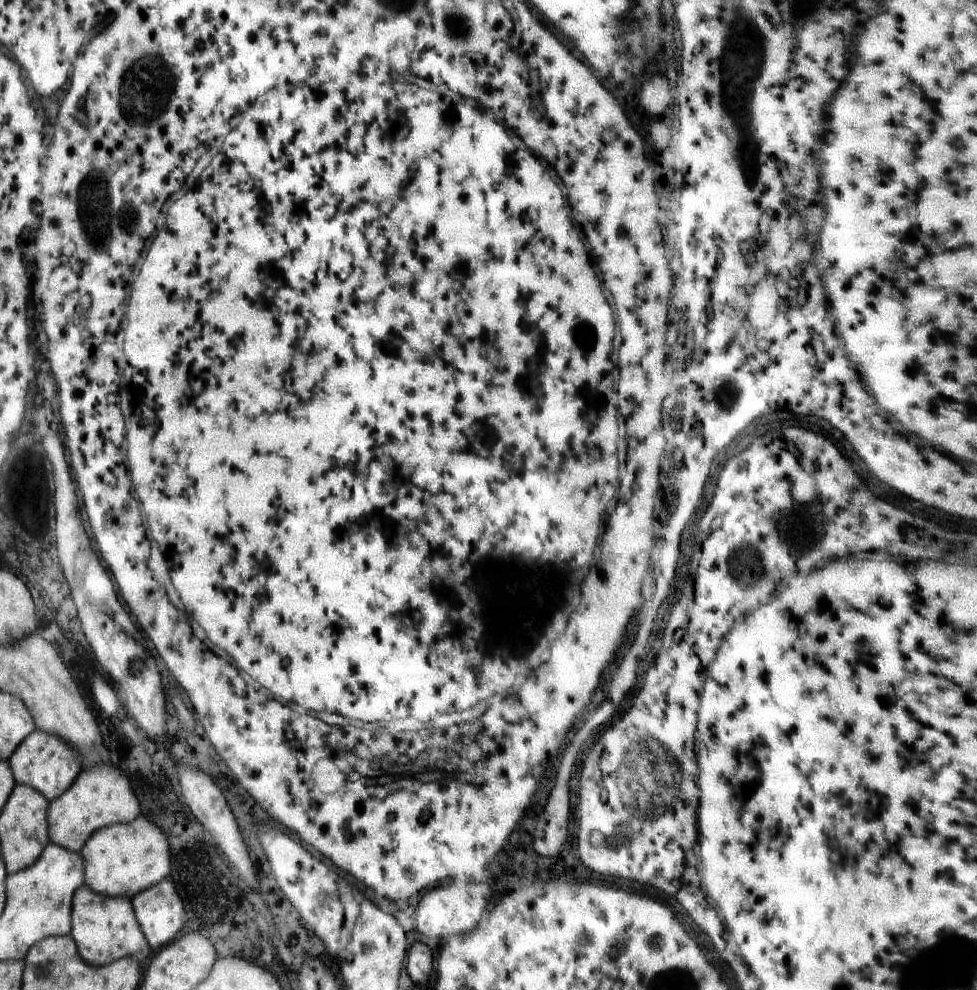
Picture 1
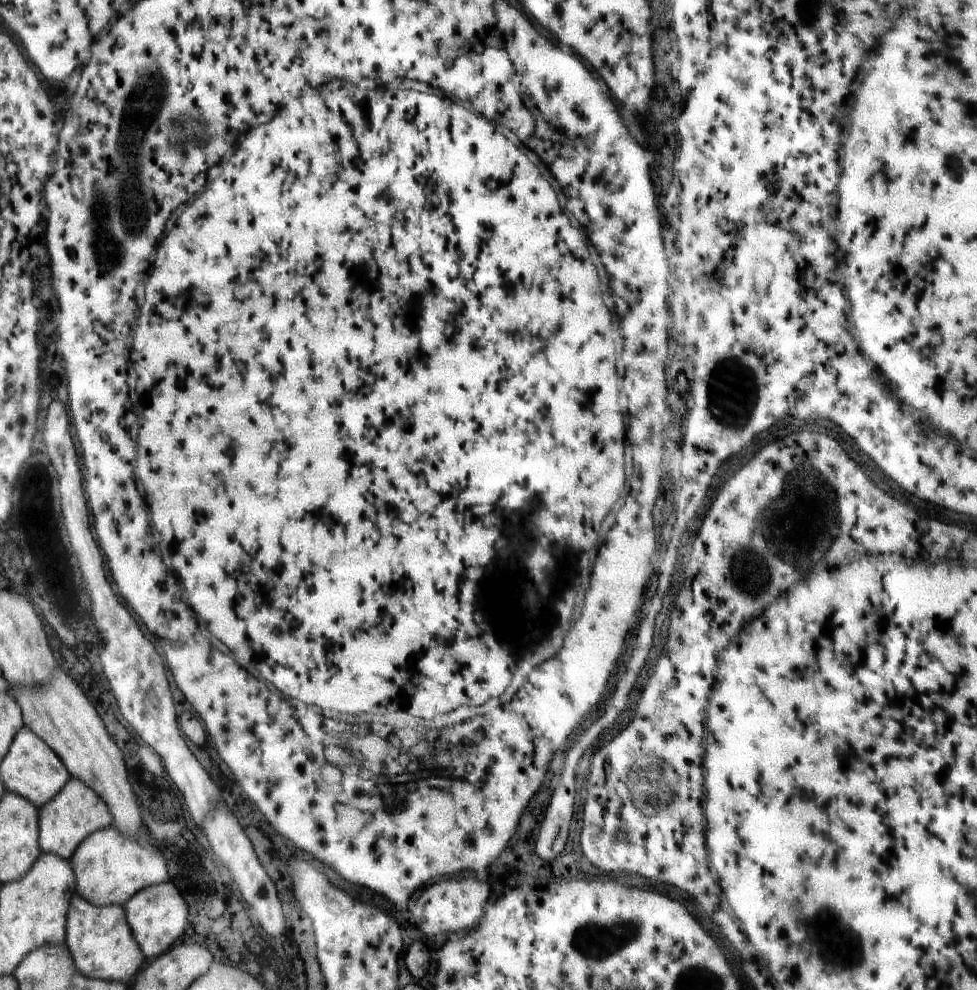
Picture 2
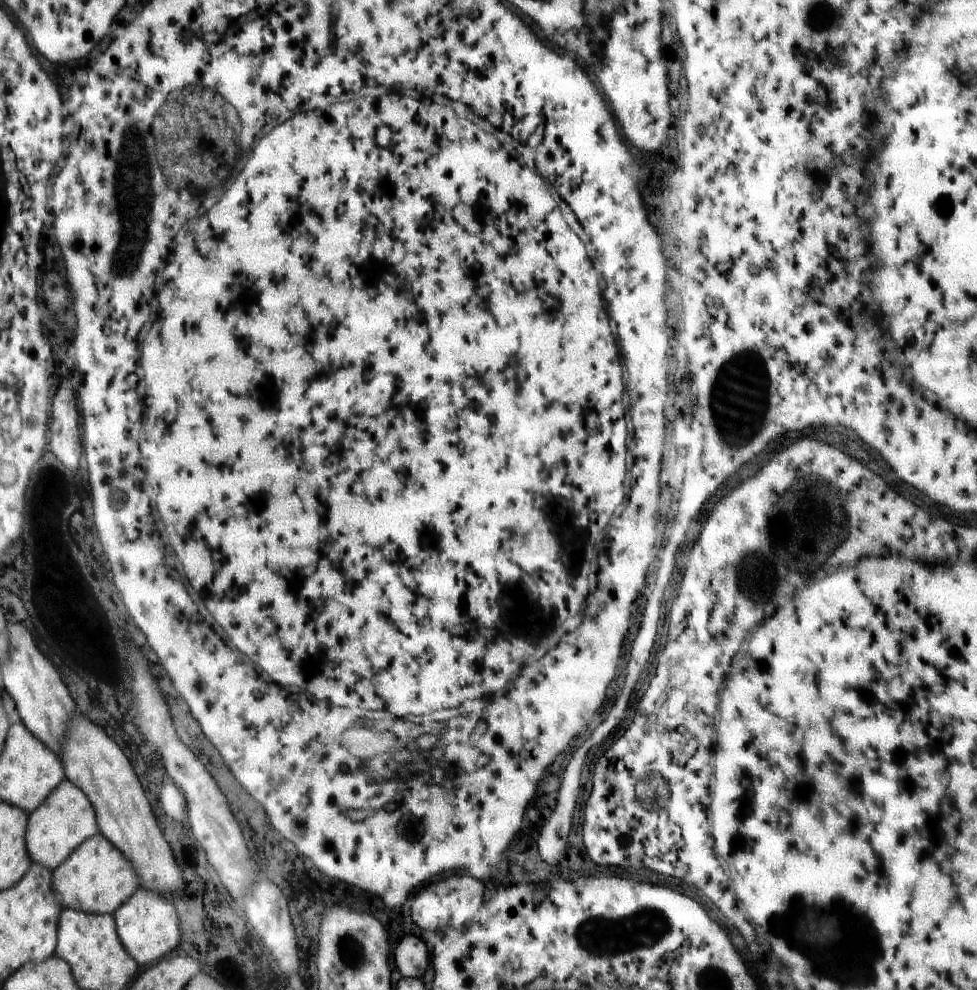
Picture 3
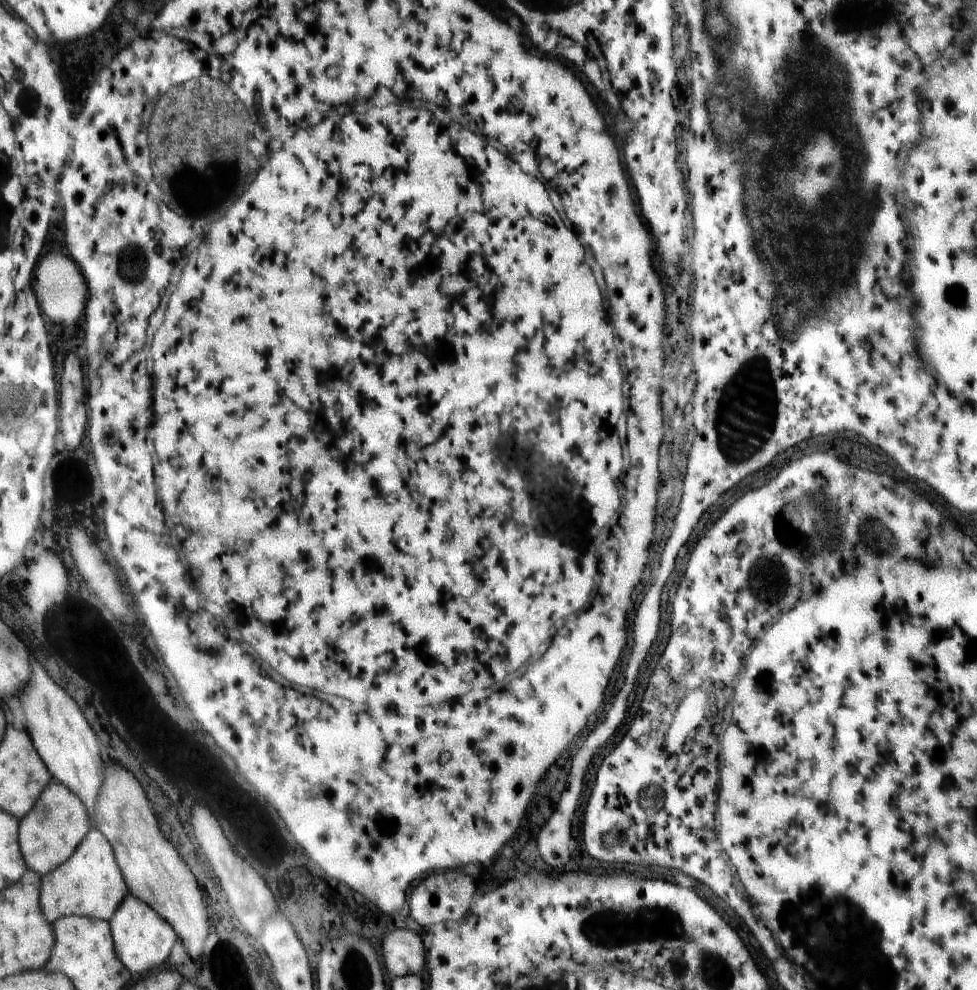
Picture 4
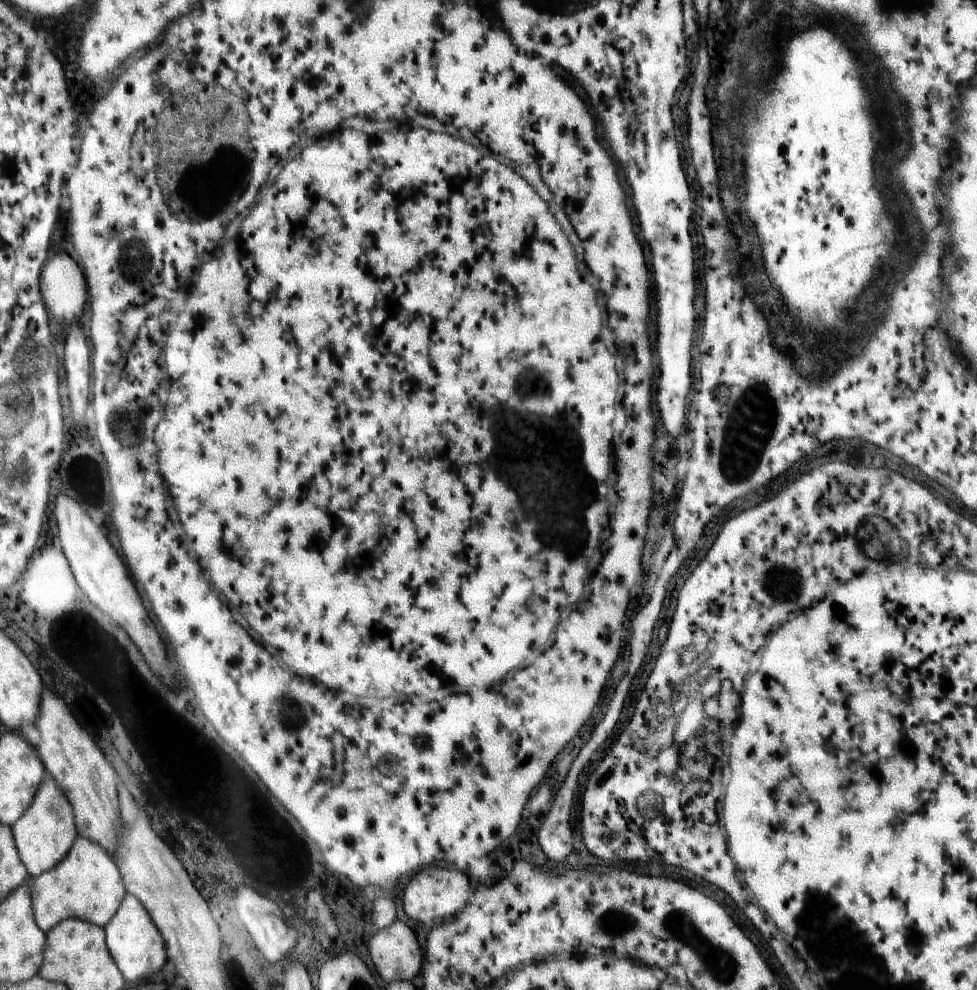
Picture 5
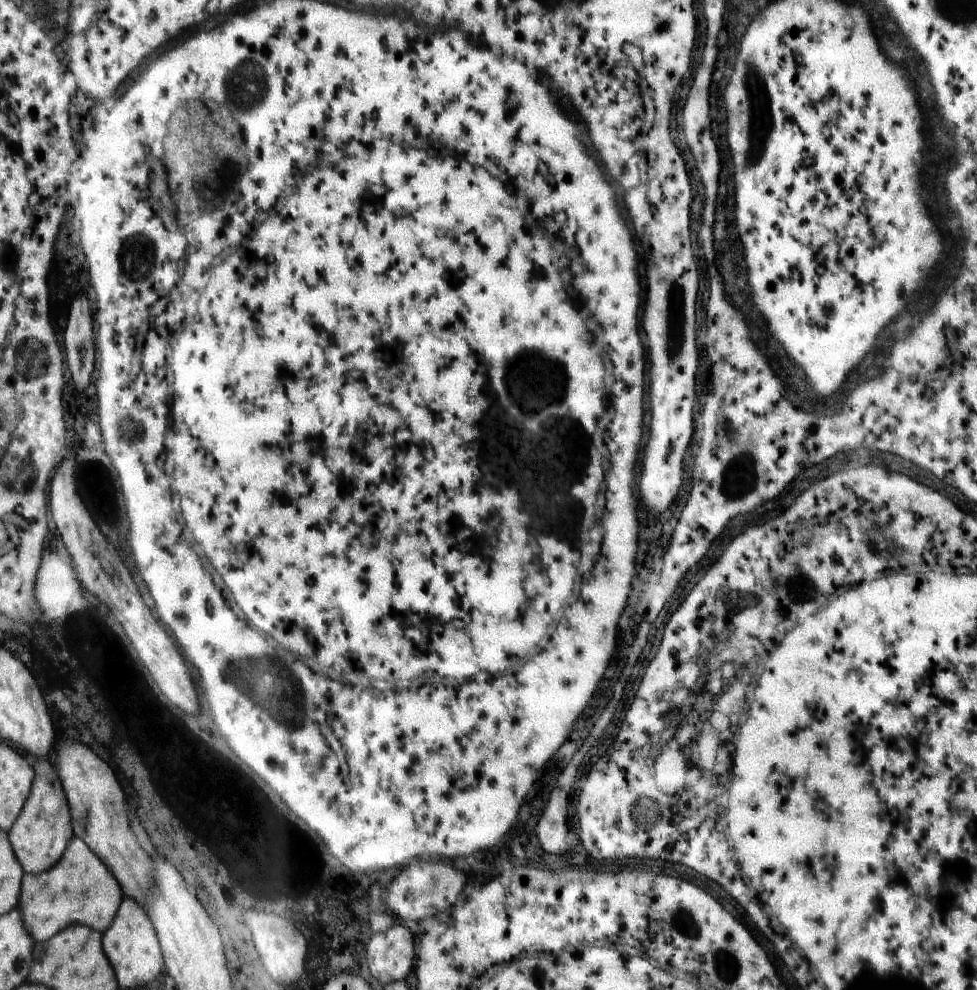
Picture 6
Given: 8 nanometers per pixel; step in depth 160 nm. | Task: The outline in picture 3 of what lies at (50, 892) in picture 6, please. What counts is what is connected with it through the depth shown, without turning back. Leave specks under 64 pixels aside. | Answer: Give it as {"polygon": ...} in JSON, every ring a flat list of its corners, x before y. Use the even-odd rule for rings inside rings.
{"polygon":[[102,833,90,837,82,850,73,850,74,858,66,866,53,870,54,894,63,910,86,911,97,915,113,915,140,886,136,867]]}

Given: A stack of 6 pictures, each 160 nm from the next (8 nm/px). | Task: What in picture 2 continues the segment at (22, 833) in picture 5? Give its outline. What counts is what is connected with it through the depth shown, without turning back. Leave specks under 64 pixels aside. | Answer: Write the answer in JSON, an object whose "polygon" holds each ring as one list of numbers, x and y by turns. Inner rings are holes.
{"polygon":[[71,776,60,792,39,808,39,826,38,840,42,852,54,853,68,860,89,834,113,826,113,816,94,789]]}

